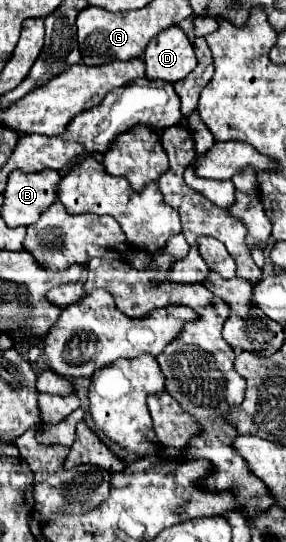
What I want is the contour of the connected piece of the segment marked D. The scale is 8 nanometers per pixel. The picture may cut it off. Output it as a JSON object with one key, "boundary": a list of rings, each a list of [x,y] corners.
{"boundary":[[[174,25],[164,29],[144,51],[146,77],[176,83],[196,69],[194,47],[182,27]]]}

